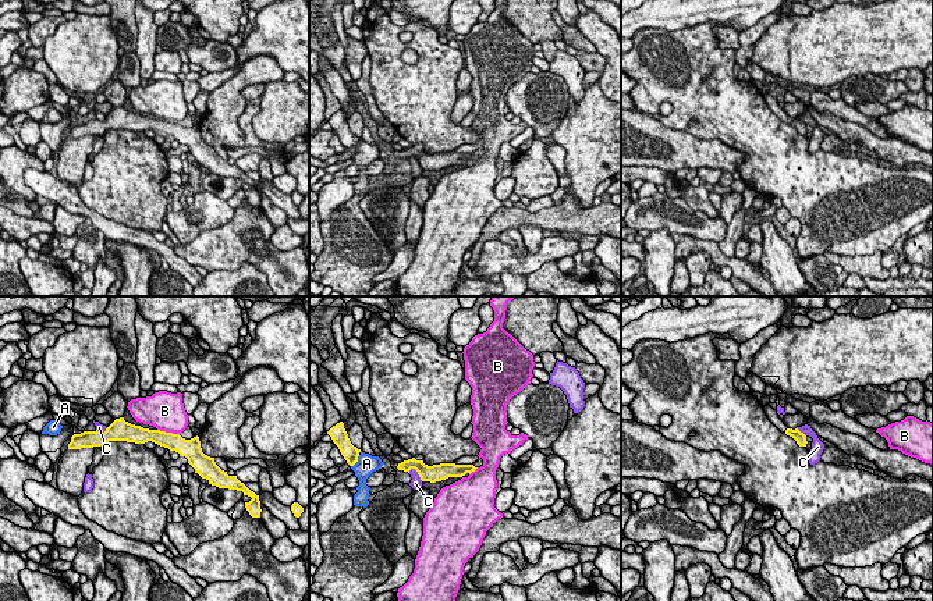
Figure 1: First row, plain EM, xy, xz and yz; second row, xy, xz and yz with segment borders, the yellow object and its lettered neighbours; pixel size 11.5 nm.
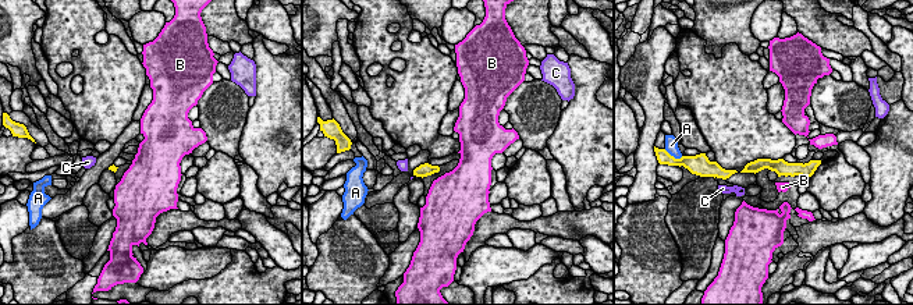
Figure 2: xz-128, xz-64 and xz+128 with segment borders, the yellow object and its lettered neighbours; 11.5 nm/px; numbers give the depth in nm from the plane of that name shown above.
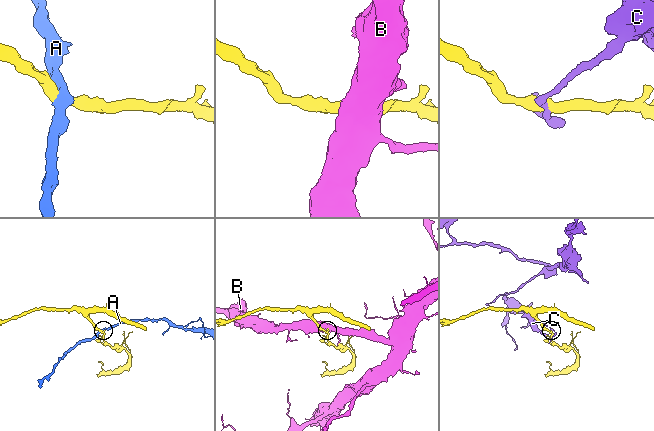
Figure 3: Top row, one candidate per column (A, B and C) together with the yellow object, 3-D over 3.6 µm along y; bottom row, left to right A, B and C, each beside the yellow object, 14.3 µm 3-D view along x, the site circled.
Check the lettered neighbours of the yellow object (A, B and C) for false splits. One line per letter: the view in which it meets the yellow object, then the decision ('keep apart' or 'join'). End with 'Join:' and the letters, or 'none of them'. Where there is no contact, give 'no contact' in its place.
A: xz | keep apart
B: xy | keep apart
C: xz | keep apart
Join: none of them

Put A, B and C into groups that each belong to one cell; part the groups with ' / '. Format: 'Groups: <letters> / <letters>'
Groups: A / B / C

